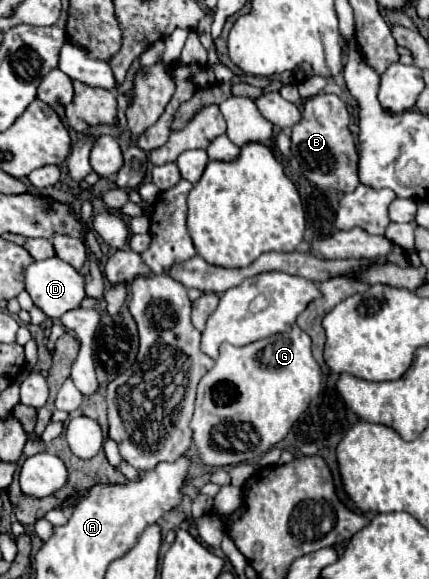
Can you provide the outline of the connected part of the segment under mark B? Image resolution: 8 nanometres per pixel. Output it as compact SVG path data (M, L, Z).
M316 95L304 101L302 121L292 127L292 155L302 167L304 177L316 189L336 189L352 193L358 185L358 151L354 137L348 129L350 113L338 95Z

